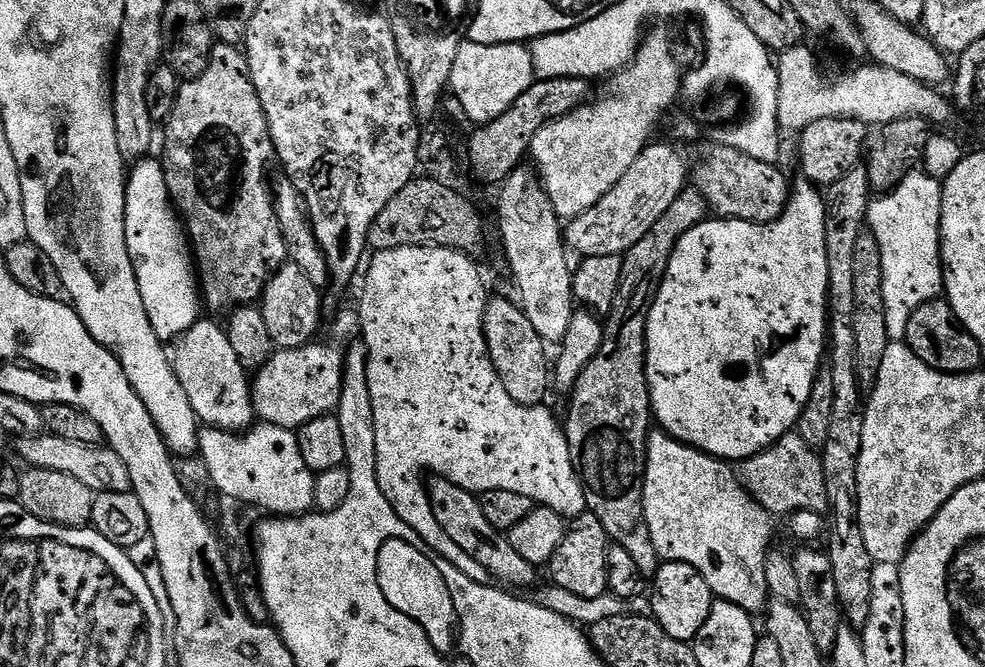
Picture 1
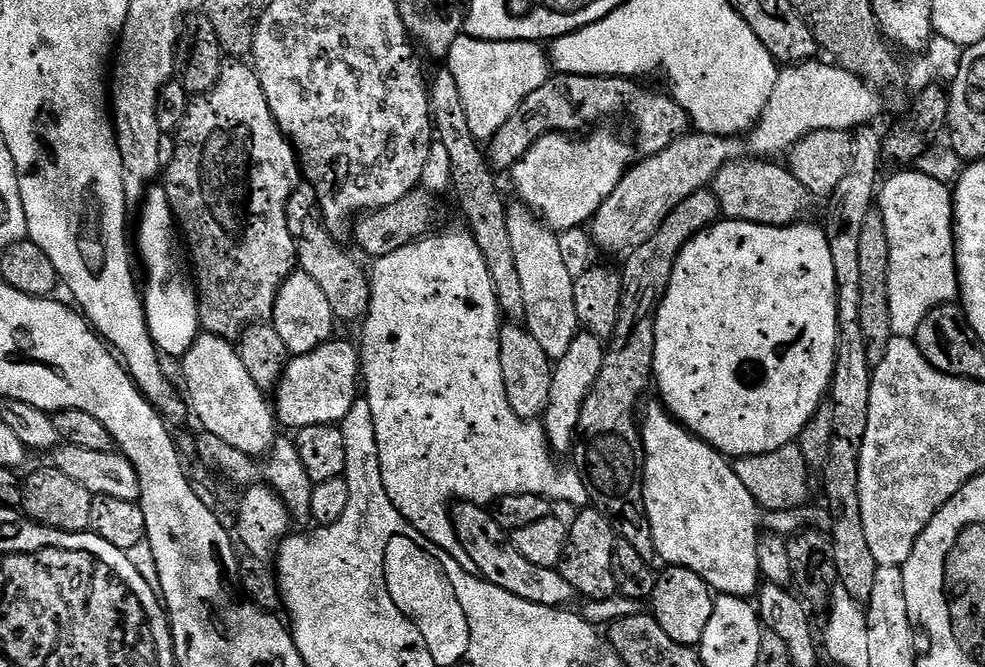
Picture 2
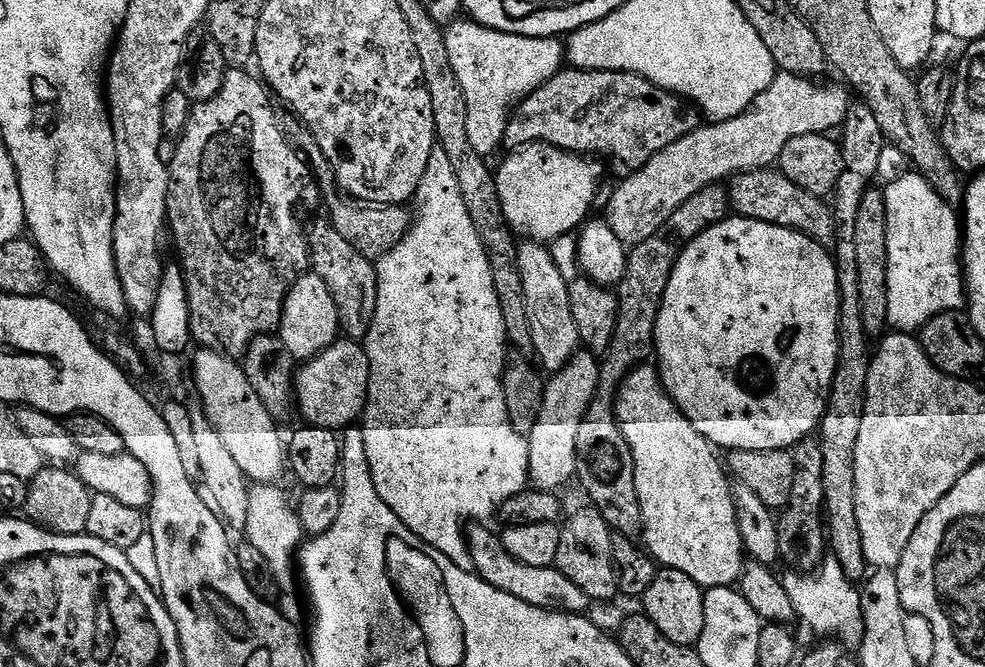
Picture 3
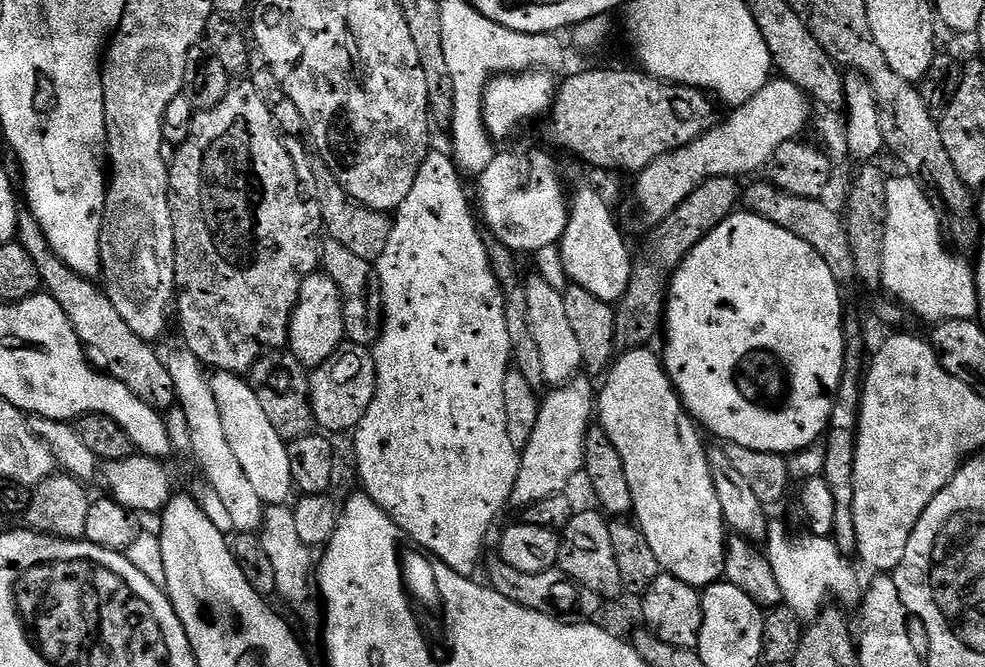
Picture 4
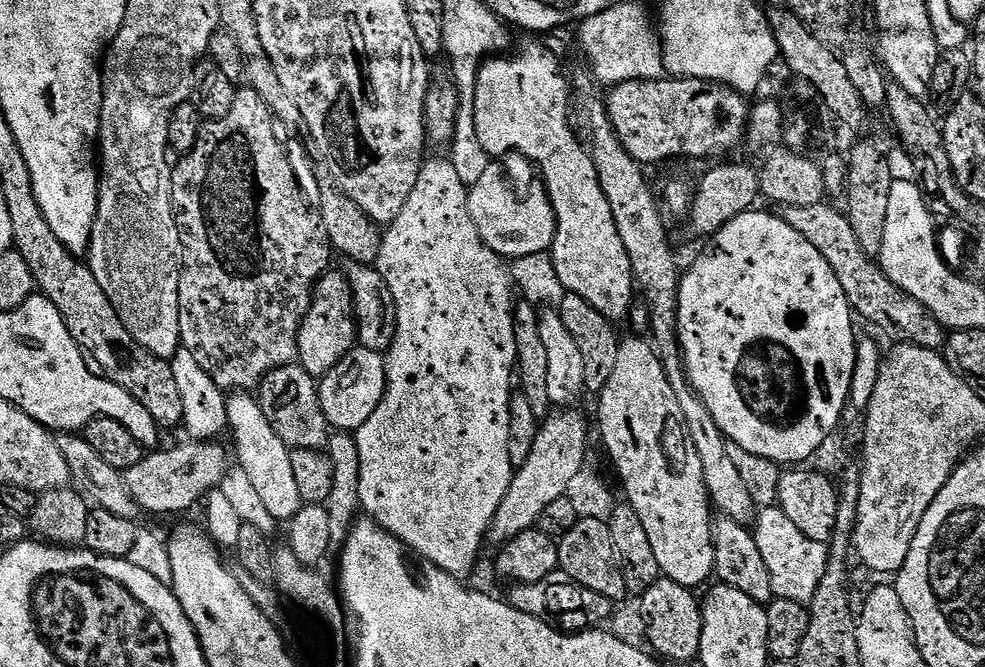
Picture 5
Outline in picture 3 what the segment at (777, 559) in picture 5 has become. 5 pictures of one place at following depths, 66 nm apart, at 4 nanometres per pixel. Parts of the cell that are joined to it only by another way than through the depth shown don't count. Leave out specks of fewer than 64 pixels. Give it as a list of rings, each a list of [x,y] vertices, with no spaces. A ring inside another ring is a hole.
[[[835,558],[825,559],[814,572],[785,571],[782,579],[794,602],[799,623],[809,624],[820,638],[831,638],[849,650],[859,649],[864,640],[864,611],[860,601],[861,589],[853,580],[846,578],[842,566]]]

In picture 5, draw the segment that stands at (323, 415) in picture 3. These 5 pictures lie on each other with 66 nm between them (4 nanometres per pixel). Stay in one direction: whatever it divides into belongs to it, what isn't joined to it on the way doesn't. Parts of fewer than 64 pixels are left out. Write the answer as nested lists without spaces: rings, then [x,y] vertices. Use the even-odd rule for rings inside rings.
[[[359,346],[347,352],[326,375],[319,377],[318,387],[322,414],[326,414],[329,429],[338,432],[355,433],[363,426],[366,418],[378,410],[378,402],[382,402],[386,390],[386,366],[384,356],[374,350],[366,350]]]

